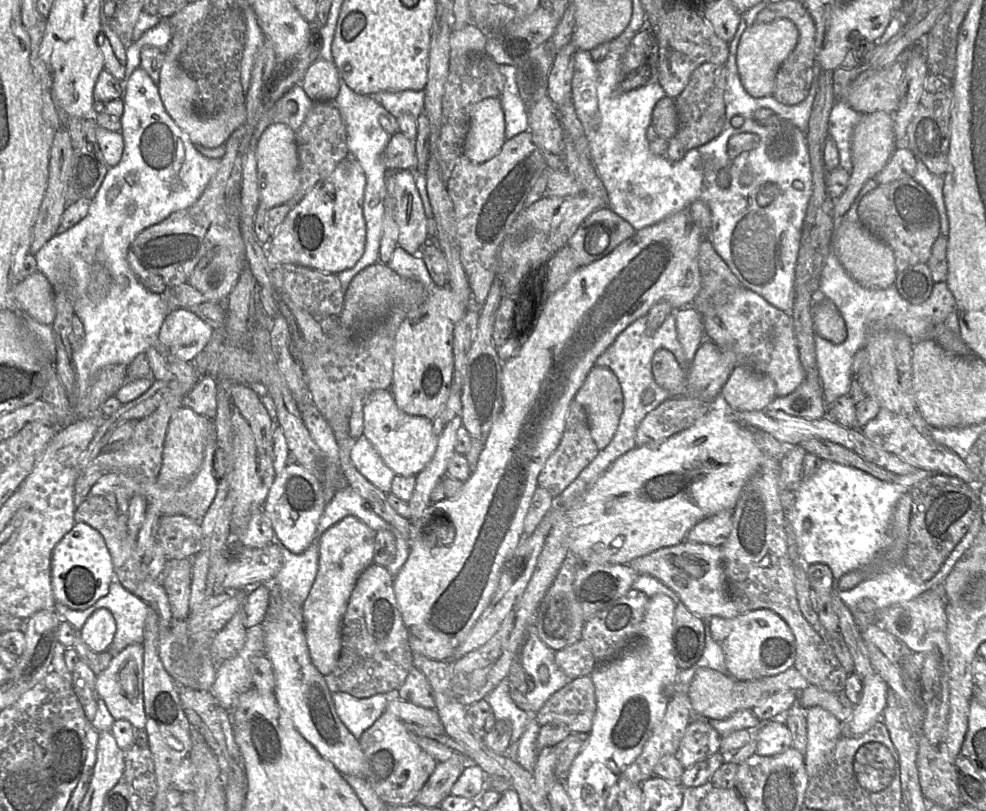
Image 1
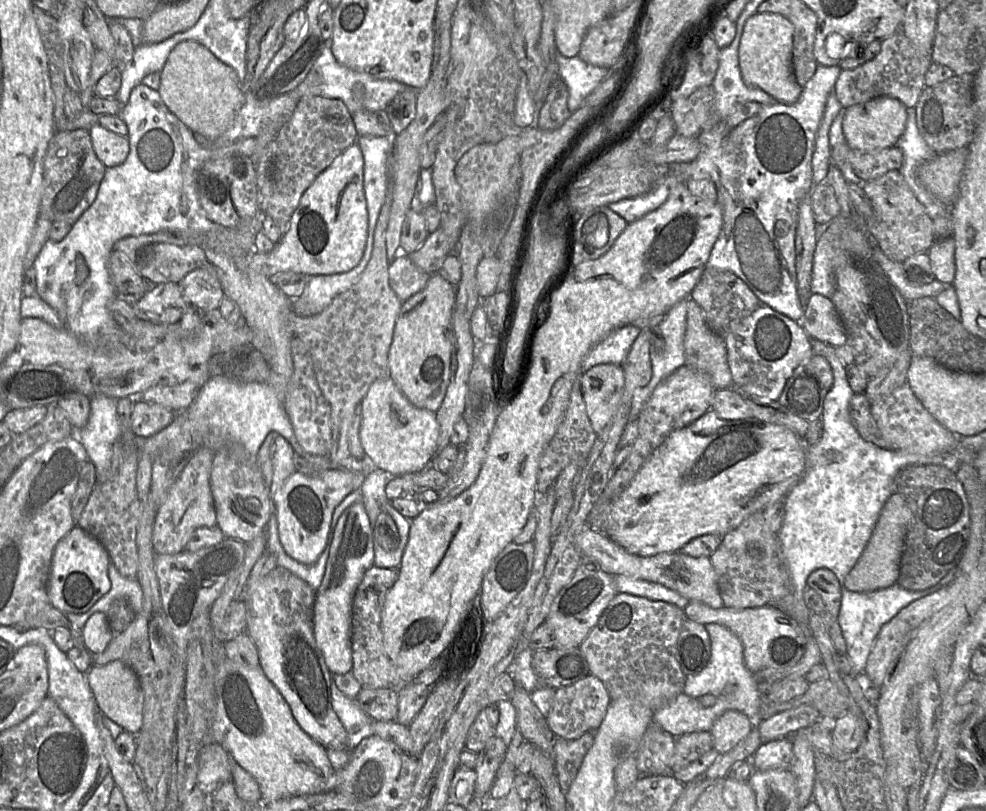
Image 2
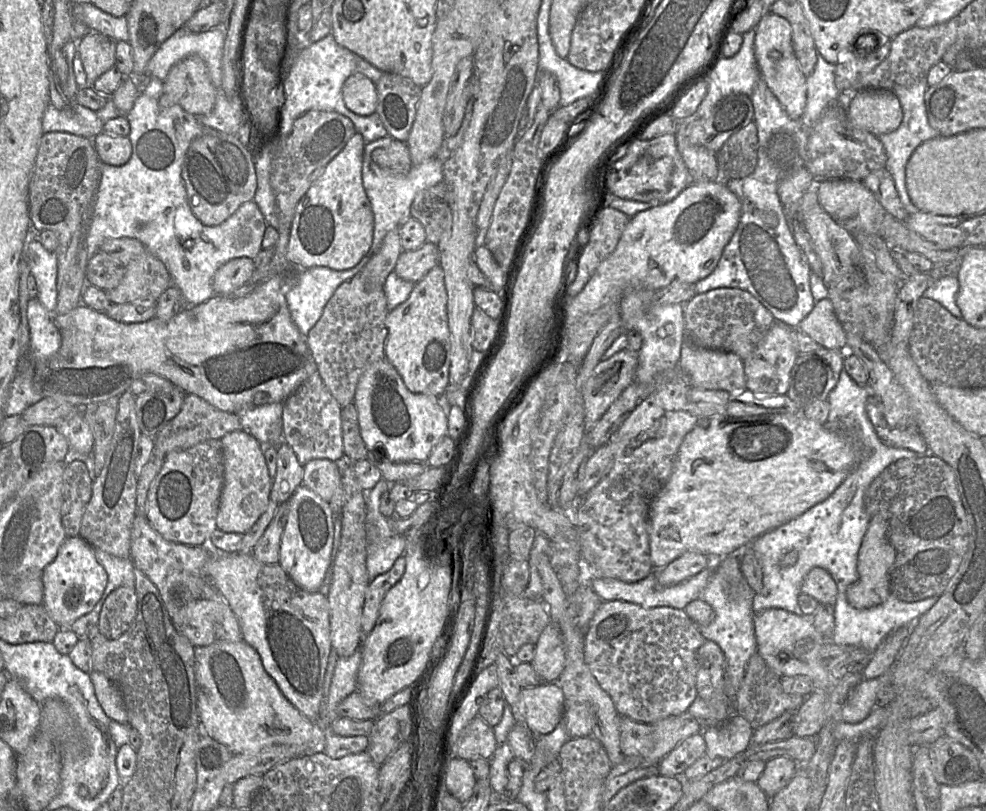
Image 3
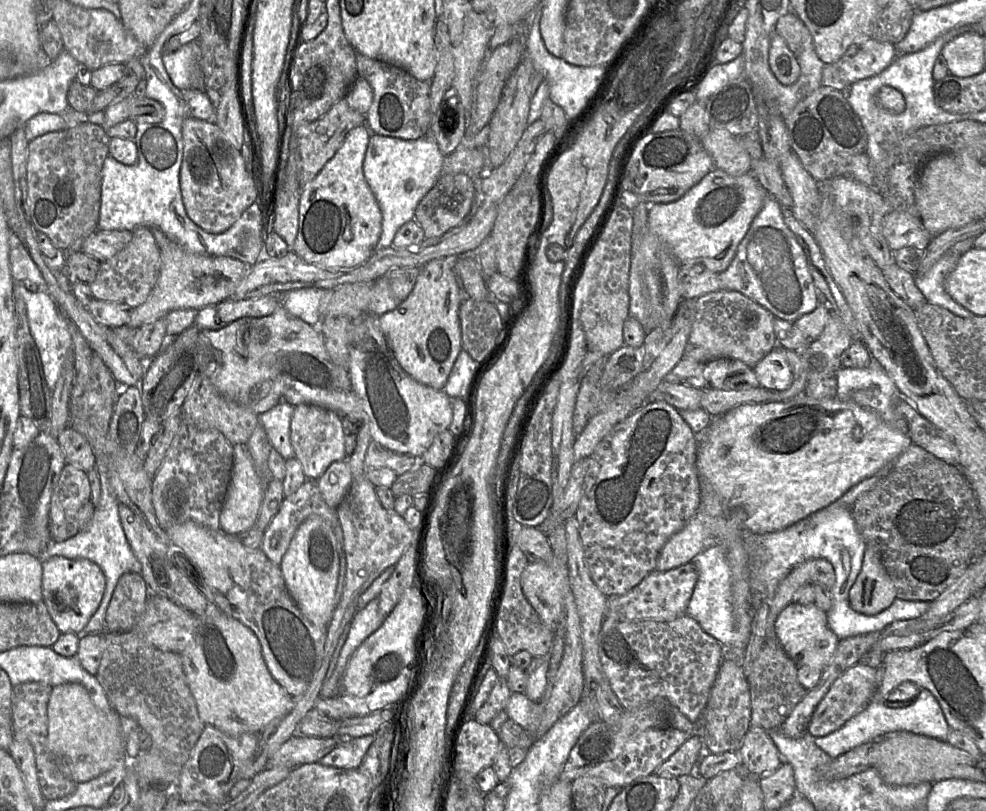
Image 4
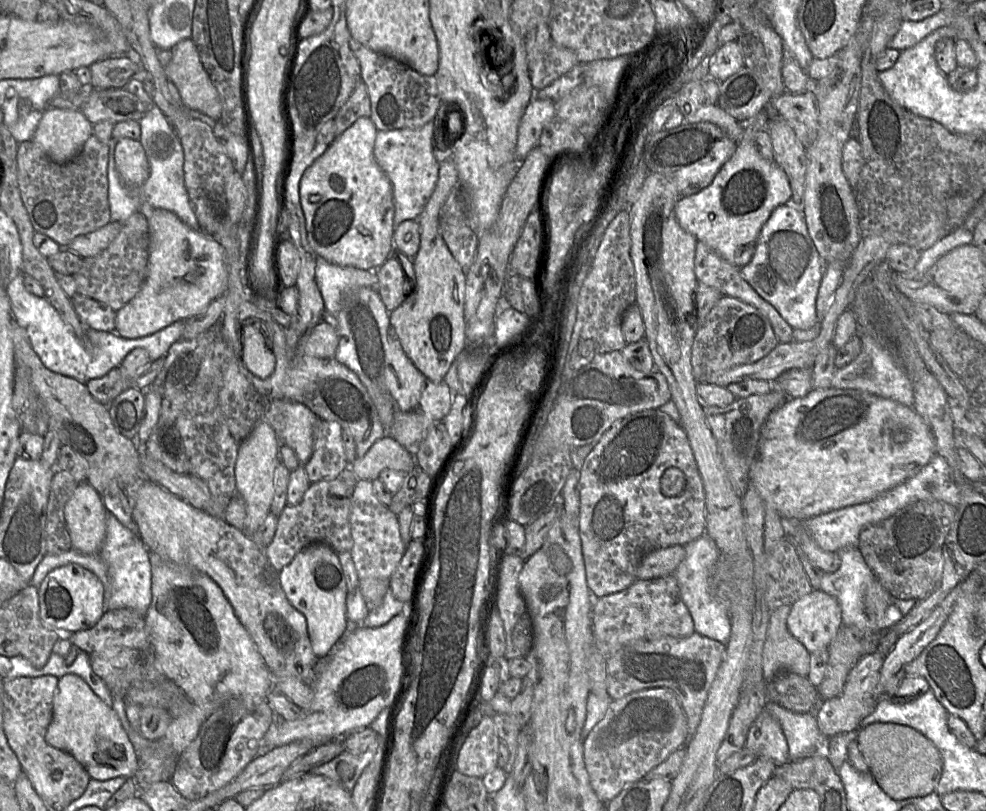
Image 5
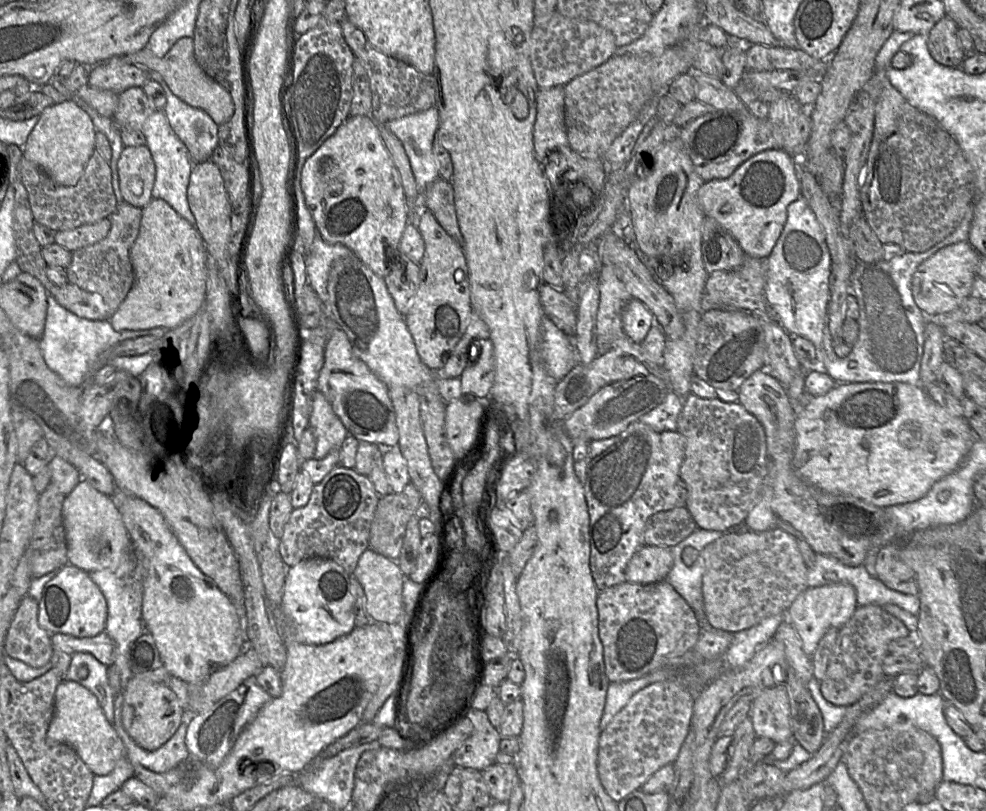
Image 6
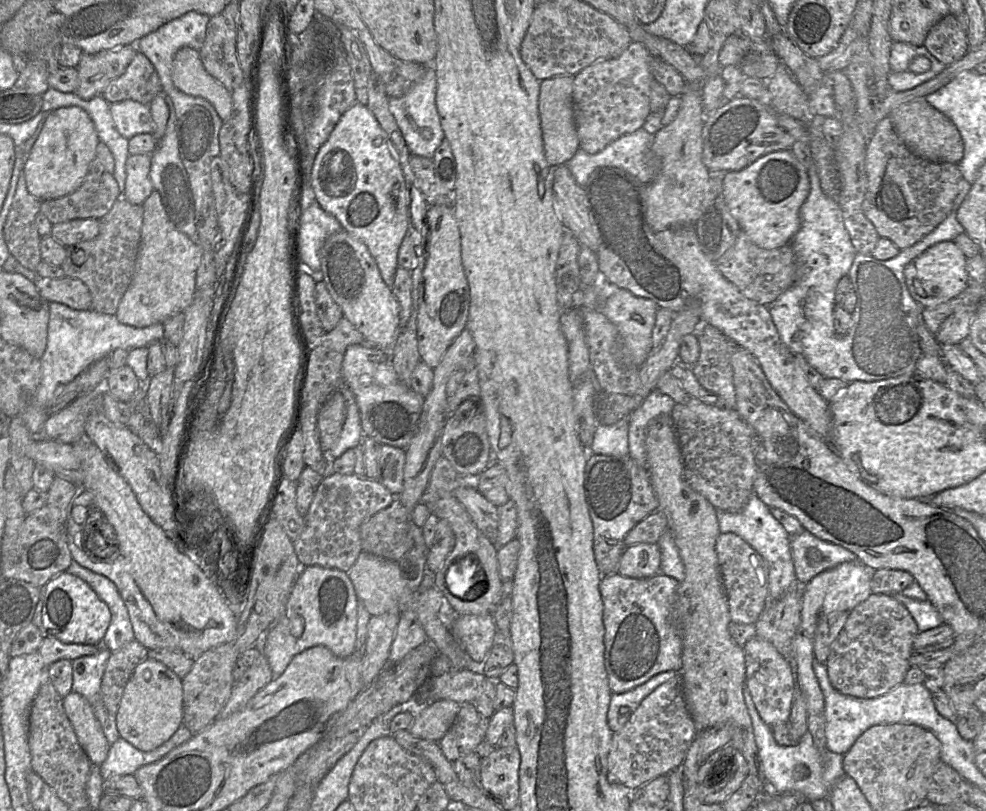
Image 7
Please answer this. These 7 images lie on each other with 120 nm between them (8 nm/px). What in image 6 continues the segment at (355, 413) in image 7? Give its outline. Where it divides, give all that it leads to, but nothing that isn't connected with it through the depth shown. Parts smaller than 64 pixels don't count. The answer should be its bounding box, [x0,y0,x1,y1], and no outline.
[309,392,348,459]

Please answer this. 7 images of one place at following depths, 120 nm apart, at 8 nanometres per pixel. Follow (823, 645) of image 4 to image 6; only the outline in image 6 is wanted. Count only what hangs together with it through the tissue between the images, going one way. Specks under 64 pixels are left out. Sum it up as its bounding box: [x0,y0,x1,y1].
[787,583,857,657]

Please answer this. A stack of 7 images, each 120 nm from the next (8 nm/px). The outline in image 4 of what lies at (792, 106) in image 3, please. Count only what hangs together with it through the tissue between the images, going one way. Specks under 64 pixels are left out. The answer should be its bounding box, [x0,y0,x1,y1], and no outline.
[769,31,801,86]

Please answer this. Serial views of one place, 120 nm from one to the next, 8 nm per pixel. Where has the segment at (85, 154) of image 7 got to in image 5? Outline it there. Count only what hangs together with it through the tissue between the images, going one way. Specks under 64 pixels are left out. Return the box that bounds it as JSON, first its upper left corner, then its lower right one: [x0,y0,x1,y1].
[31,107,93,164]

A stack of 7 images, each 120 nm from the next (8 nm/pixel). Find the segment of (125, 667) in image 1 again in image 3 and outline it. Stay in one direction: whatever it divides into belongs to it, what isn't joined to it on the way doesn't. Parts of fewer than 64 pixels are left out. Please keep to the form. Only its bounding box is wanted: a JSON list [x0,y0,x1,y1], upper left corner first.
[91,670,129,724]

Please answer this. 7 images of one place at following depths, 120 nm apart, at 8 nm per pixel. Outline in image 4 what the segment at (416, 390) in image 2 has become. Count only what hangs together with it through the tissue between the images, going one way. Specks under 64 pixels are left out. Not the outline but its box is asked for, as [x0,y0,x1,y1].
[379,257,462,390]

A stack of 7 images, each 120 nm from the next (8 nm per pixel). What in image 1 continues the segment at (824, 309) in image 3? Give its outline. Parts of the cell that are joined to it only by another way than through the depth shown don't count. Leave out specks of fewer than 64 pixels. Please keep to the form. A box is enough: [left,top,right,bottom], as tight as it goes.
[812,291,847,344]

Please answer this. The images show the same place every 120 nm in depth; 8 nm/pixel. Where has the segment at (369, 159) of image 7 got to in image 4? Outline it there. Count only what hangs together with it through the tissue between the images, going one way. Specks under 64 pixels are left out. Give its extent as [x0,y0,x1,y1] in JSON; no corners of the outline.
[293,124,382,268]

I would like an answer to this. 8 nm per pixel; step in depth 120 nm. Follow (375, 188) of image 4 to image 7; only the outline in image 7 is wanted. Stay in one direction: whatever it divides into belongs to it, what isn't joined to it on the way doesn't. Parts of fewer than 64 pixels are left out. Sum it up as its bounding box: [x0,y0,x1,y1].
[389,65,445,158]

